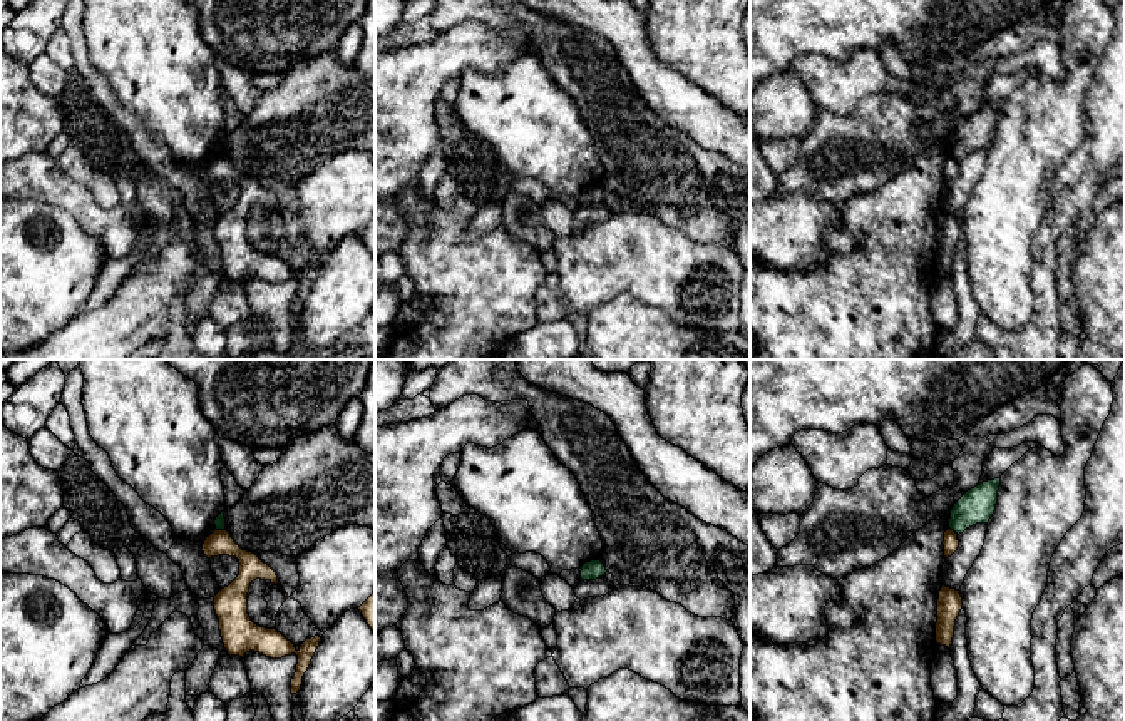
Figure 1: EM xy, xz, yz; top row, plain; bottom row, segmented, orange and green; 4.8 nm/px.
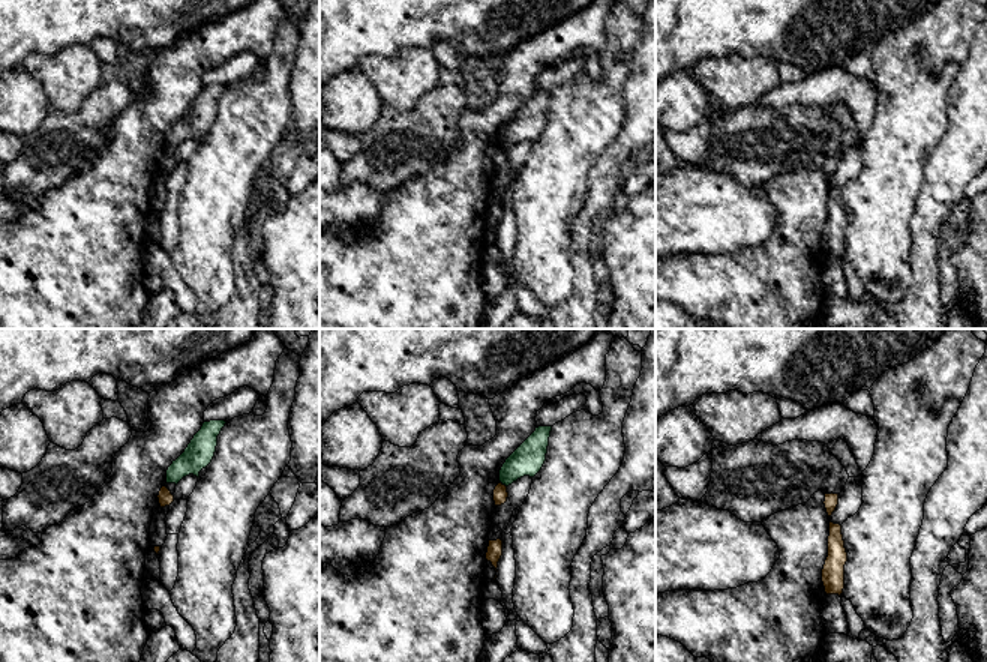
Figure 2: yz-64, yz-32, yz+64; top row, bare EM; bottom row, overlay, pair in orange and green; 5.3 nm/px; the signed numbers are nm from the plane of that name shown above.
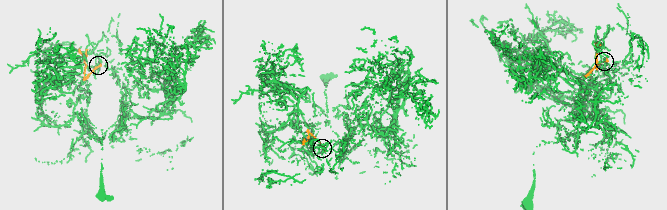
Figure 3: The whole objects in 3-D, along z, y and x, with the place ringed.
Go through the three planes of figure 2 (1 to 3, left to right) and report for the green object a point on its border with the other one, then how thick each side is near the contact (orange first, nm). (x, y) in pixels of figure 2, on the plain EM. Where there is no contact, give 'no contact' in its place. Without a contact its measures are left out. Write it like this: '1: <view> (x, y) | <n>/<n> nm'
1: no contact
2: yz-32 (501, 147) | 80/170 nm
3: no contact

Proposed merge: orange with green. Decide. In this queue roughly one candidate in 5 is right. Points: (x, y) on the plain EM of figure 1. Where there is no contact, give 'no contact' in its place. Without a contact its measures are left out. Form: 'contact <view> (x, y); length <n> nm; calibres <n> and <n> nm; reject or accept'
contact xy (220, 156); length 50 nm; calibres 120 and 60 nm; reject

